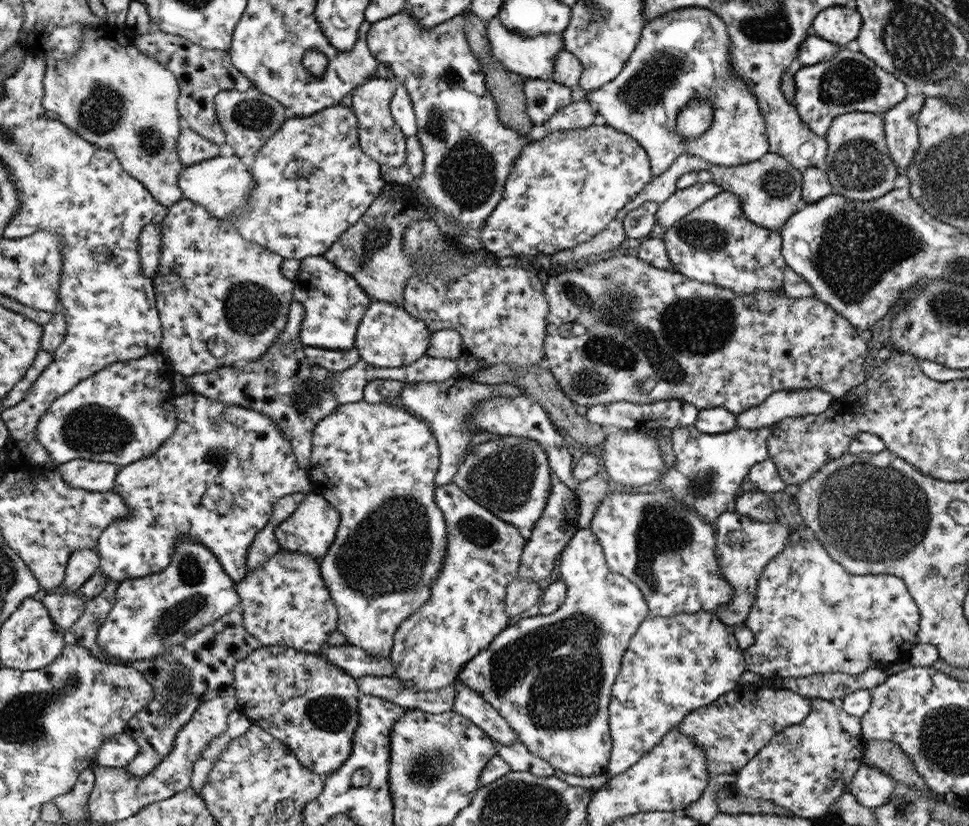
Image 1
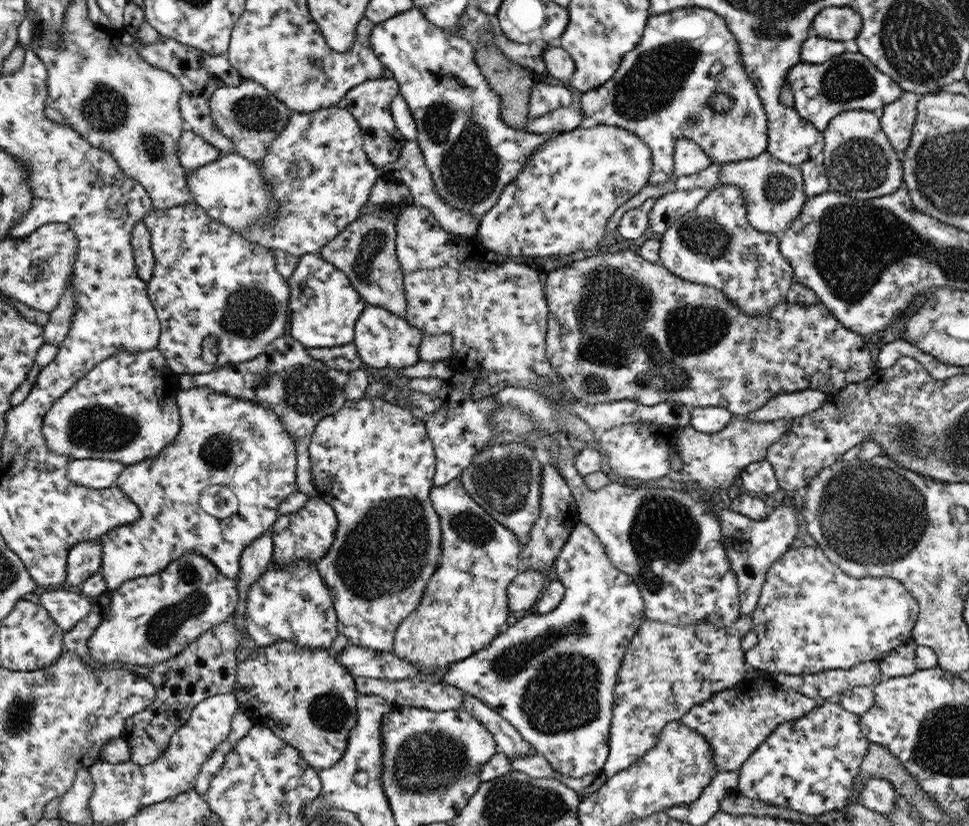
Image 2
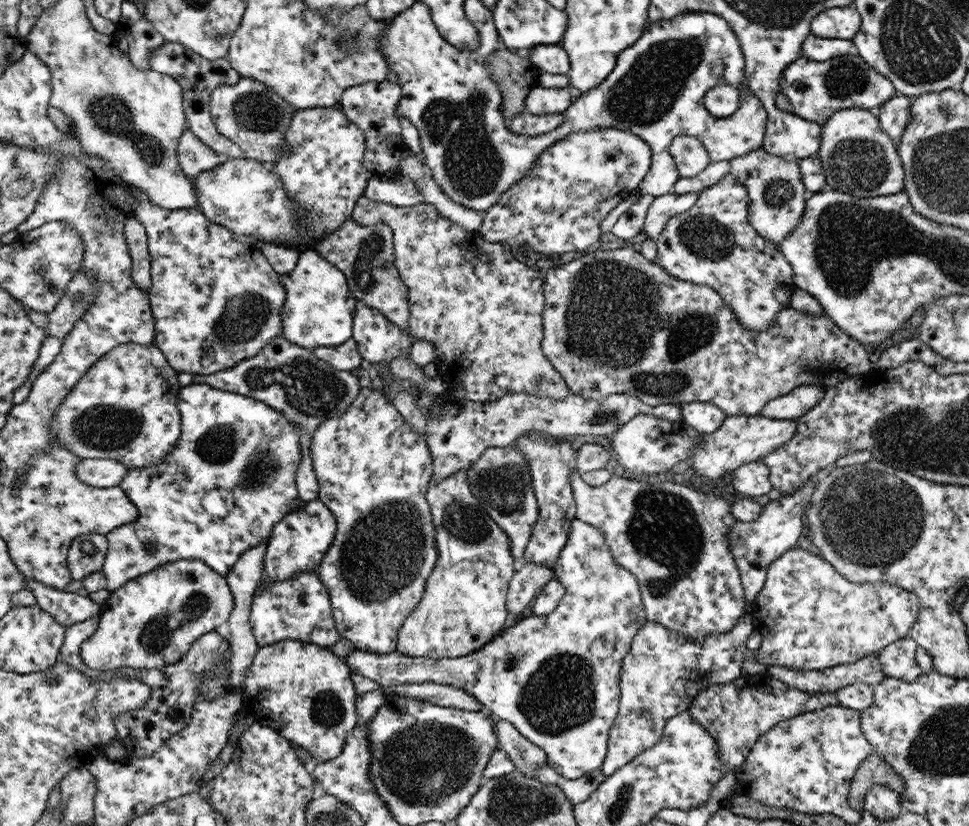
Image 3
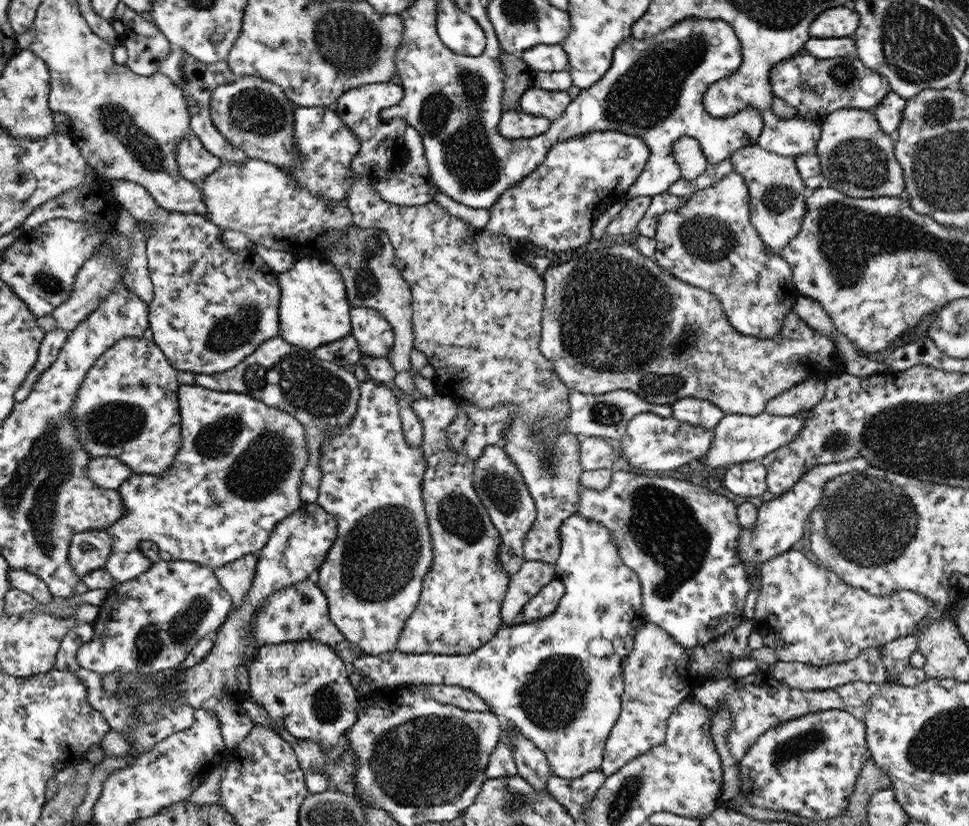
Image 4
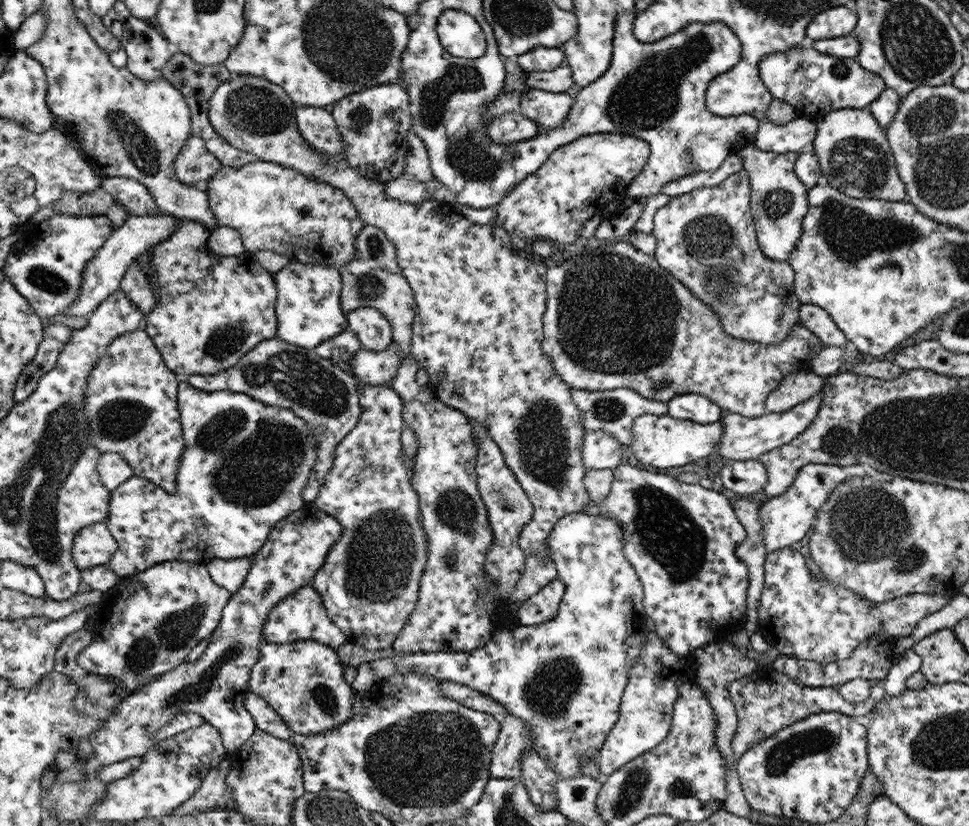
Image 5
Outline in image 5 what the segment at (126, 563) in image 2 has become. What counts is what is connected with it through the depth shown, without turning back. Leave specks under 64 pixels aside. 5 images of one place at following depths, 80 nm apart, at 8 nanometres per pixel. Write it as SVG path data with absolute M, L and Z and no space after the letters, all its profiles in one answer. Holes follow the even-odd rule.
M185 381L178 383L177 405L178 414L181 417L182 439L185 441L185 450L182 451L182 456L178 460L176 491L173 493L166 492L165 489L159 488L157 484L135 475L112 491L110 514L107 516L105 523L110 535L117 541L117 547L106 565L118 578L143 572L146 568L171 559L205 565L213 559L229 560L250 557L257 553L262 544L266 542L269 532L274 528L274 524L281 519L285 519L290 512L301 508L304 503L302 491L305 490L306 483L309 482L310 472L317 458L317 453L315 452L317 441L307 421L298 417L290 409L263 404L262 401L247 396L247 393L229 391L205 392L202 389L193 388Z

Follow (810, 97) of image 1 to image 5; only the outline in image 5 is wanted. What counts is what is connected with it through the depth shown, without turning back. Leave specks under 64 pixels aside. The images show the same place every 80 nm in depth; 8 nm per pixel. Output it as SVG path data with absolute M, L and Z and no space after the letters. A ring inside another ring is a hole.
M807 42L767 55L759 62L759 77L775 100L794 108L795 118L799 121L818 121L828 112L839 109L865 109L886 87L880 76L861 68L855 58L827 56L817 52Z

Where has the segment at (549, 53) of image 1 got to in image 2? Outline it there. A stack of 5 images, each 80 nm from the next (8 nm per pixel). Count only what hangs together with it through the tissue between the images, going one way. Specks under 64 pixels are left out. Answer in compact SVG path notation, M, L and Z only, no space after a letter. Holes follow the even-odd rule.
M470 4L460 16L458 26L453 30L437 28L426 19L420 8L414 6L405 12L374 24L370 32L371 49L379 60L392 72L392 79L398 83L398 94L409 108L416 126L416 142L423 155L424 164L433 179L437 196L451 208L463 210L475 218L485 215L498 202L504 188L515 180L529 156L537 151L550 137L556 134L537 135L509 128L500 117L500 98L490 88L474 59L475 39L481 37L494 44L515 64L525 66L538 78L546 73L542 61L542 50L556 42L536 40L529 44L517 44L502 35L495 15L488 15Z

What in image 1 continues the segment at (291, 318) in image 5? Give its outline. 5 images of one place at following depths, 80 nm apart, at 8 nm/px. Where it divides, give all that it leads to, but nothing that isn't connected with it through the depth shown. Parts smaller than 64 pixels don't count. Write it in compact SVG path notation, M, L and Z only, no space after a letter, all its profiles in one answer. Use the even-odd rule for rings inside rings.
M322 255L308 256L300 260L292 296L302 306L298 340L303 347L347 350L354 346L358 324L371 300L350 274Z

